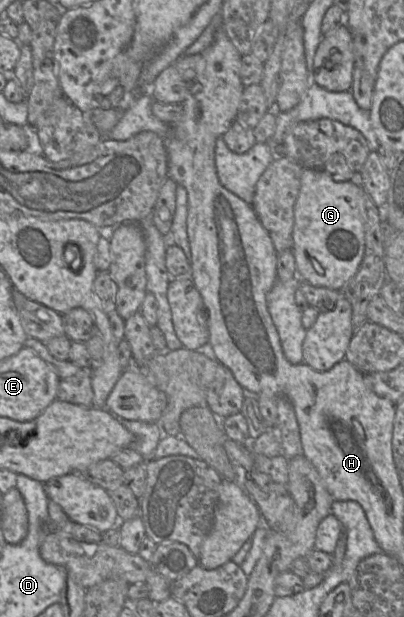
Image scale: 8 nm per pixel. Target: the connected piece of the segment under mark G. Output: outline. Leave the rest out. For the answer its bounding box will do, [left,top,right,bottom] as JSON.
[292,169,365,290]

